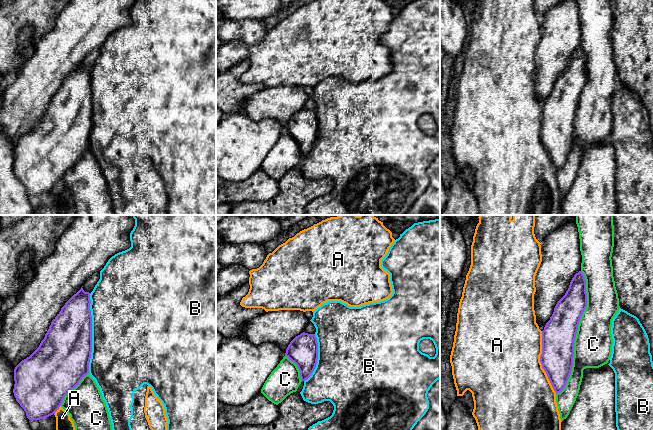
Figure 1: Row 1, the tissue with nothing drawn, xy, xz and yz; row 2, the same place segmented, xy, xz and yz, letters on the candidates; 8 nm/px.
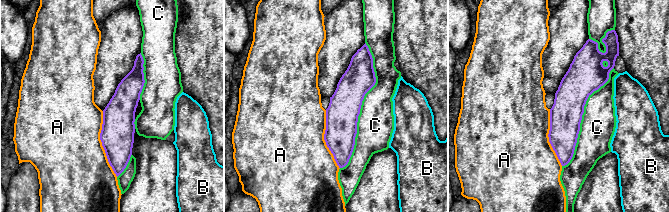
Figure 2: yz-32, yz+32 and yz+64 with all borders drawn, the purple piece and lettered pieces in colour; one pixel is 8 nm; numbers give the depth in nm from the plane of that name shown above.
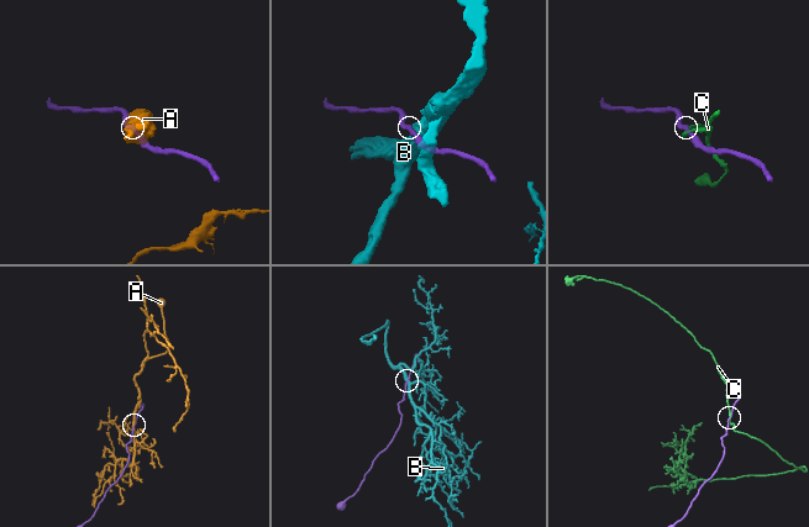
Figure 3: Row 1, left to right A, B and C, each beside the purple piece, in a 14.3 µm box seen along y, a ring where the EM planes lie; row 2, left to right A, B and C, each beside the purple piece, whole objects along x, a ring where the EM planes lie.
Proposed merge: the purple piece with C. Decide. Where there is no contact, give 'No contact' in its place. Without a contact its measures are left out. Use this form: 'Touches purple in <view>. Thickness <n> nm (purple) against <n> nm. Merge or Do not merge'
Touches purple in yz. Thickness 260 nm (purple) against 300 nm. Do not merge

